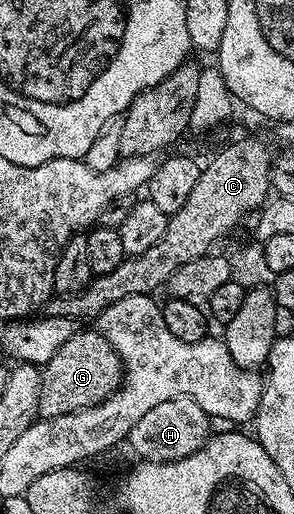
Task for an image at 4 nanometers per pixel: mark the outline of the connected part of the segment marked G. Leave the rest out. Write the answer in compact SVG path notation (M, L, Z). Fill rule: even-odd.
M79 330L63 346L59 354L41 368L38 413L42 417L62 416L103 402L121 386L123 365L111 342L100 332Z

